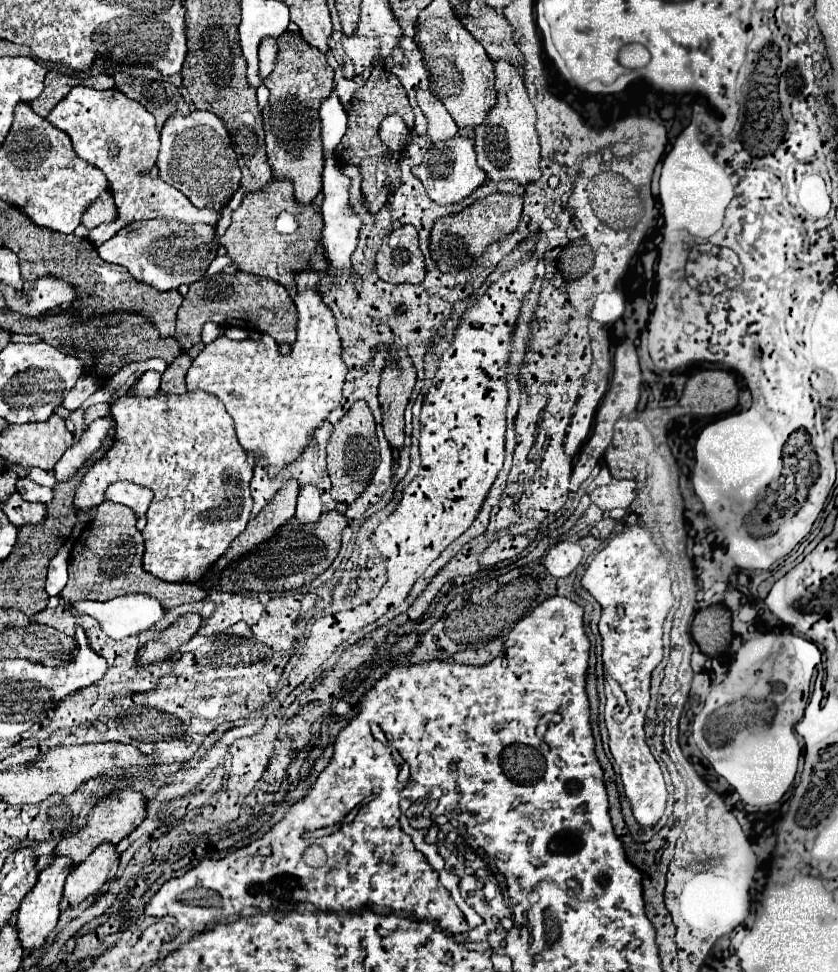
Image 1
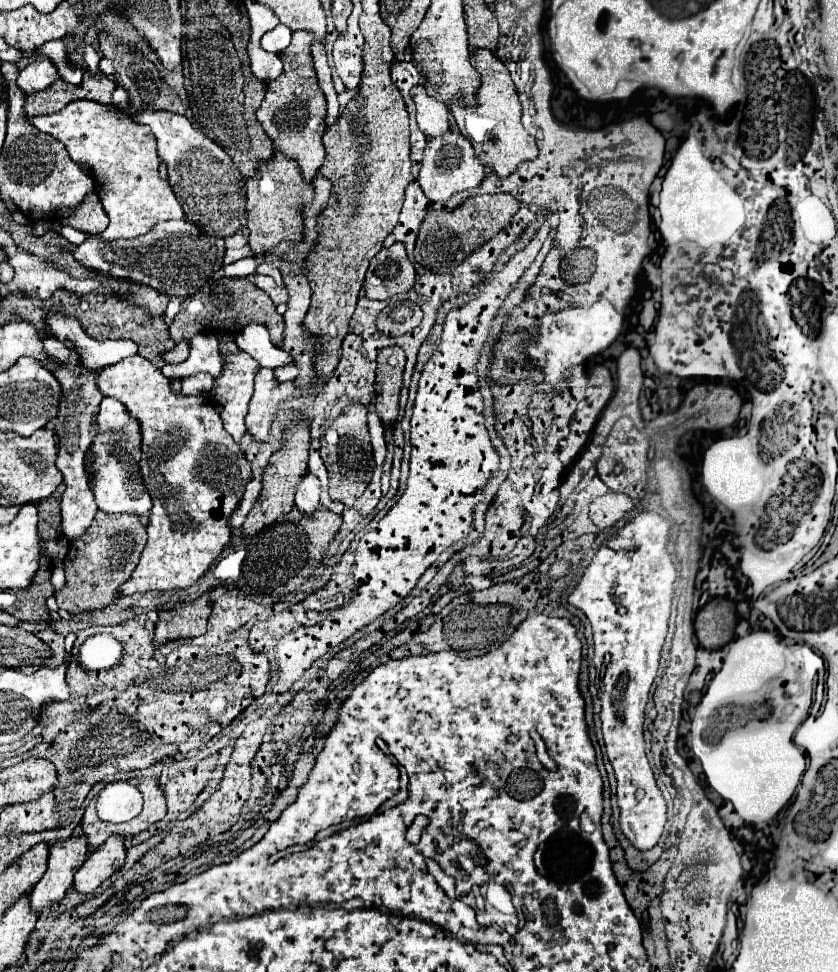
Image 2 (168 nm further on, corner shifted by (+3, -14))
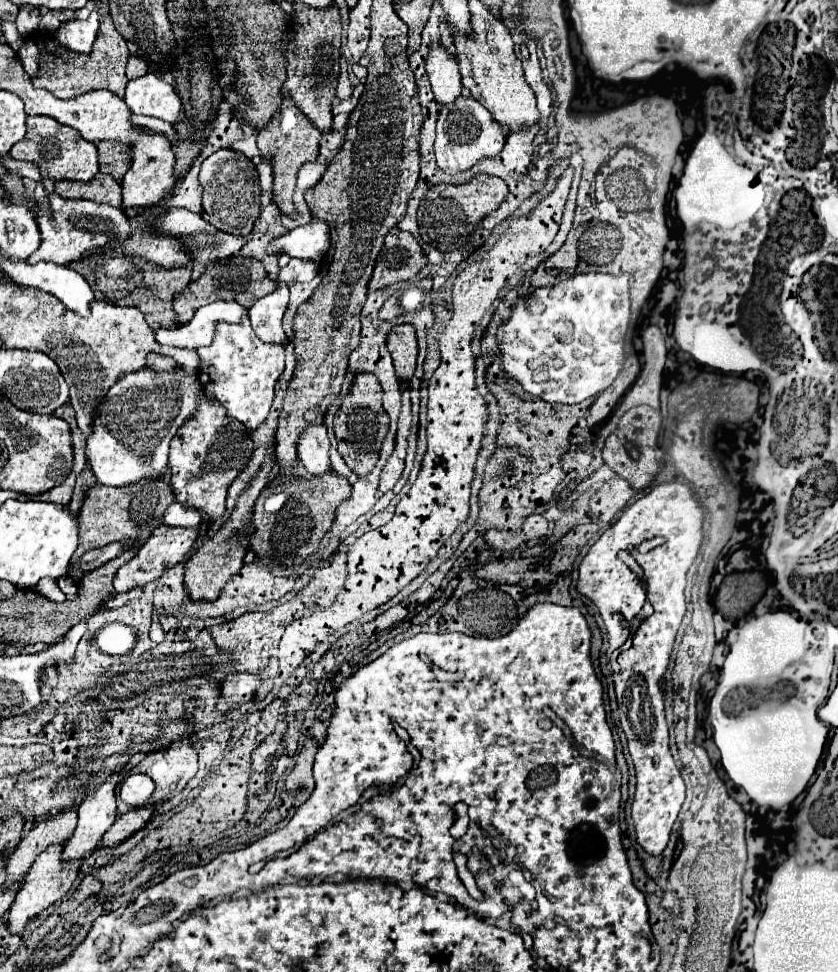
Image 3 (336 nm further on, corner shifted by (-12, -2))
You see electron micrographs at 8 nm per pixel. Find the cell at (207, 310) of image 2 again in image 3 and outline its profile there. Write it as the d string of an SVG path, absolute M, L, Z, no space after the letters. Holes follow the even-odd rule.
M235 255L231 259L225 259L223 263L211 263L211 269L217 269L217 271L211 271L211 275L207 275L207 279L203 279L203 275L201 275L197 281L191 281L189 287L185 287L185 291L175 297L173 309L175 309L179 325L189 323L193 319L195 311L199 307L203 307L203 303L235 301L249 309L259 297L265 297L267 293L277 289L277 281L269 279L263 263L257 259L245 259L241 255Z

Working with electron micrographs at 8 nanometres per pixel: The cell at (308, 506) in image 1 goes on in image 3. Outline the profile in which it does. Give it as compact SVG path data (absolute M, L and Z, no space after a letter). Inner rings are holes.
M311 425L305 429L297 445L299 461L313 477L323 477L329 467L329 439L325 425Z

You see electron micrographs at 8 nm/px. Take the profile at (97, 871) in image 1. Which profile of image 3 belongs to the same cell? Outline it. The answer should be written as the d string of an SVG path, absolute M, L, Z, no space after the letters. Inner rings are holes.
M147 805L147 807L131 809L125 815L119 815L117 821L111 825L111 829L103 835L101 847L115 847L115 845L121 845L123 841L127 841L129 837L133 837L137 831L141 831L149 823L153 811L155 811L155 807Z

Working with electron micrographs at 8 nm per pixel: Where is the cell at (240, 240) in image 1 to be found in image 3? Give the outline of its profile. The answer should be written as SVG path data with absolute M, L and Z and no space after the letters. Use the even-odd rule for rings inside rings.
M283 99L281 111L273 117L271 123L257 135L257 147L261 151L261 159L271 163L273 167L273 201L277 203L279 211L283 215L289 215L291 219L297 219L299 213L293 205L293 193L297 187L297 171L301 165L315 161L319 155L319 139L321 133L311 125L311 121L291 103L291 99Z

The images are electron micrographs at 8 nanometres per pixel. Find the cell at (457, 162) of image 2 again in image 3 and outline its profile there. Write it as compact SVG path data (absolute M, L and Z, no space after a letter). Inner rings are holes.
M461 97L461 99L455 99L451 107L441 107L439 119L437 119L435 157L437 157L437 167L447 175L467 171L481 159L497 157L503 145L505 145L503 129L491 119L491 115L485 111L483 105L475 103L475 99Z

